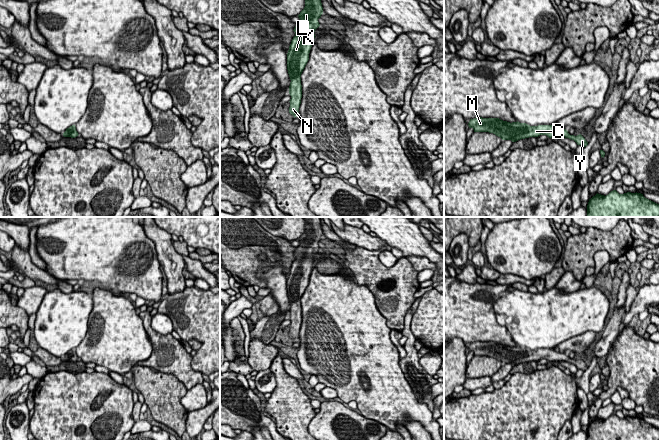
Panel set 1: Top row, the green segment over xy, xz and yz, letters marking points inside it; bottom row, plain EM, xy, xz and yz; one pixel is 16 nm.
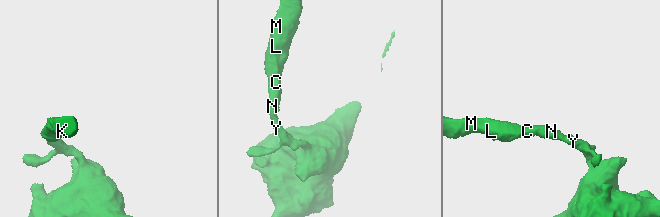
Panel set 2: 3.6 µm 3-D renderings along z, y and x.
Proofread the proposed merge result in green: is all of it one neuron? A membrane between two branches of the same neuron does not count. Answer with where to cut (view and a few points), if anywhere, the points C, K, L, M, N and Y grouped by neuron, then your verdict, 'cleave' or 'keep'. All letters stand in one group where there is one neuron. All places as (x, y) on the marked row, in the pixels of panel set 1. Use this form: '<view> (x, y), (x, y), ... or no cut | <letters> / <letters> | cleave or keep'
no cut | C K L M N Y | keep

